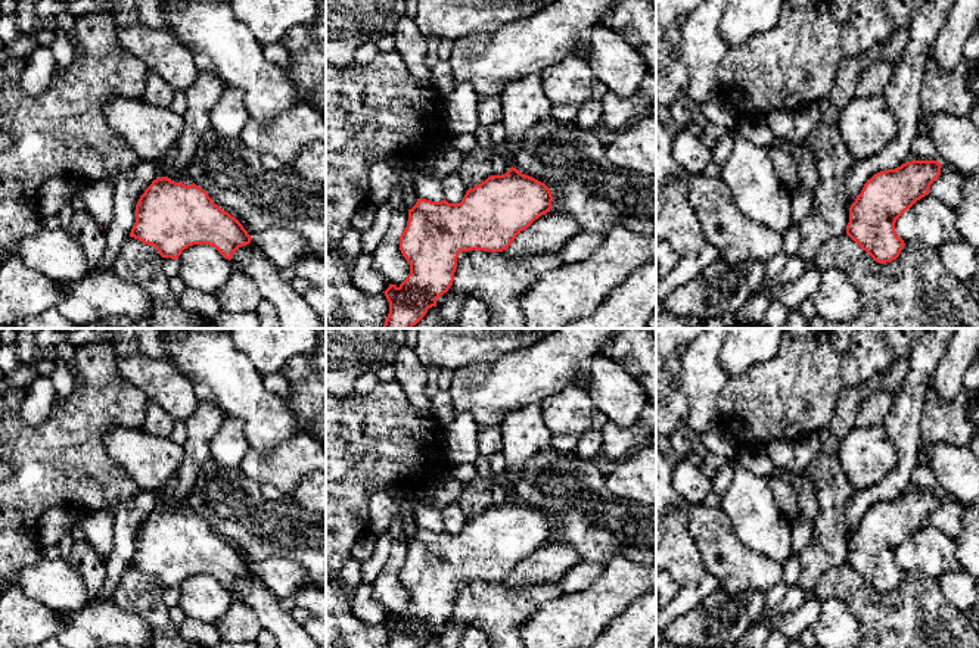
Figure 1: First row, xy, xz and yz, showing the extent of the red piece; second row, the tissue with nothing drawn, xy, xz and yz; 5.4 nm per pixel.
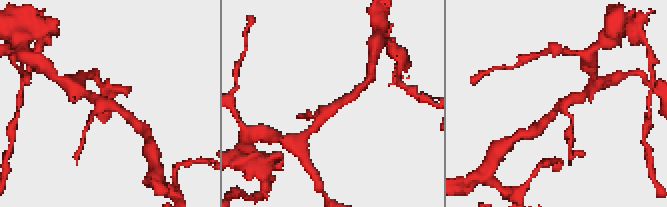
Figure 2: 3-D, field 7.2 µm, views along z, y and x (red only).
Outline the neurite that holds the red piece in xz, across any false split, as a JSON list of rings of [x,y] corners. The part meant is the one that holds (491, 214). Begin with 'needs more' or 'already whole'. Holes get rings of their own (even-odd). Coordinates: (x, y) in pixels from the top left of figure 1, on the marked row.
already whole | [[[513,166],[506,174],[491,175],[469,189],[460,203],[417,199],[408,209],[407,227],[400,236],[400,250],[410,264],[410,274],[398,287],[389,284],[383,292],[389,302],[383,328],[413,328],[451,287],[460,252],[506,250],[520,231],[550,212],[551,200],[551,191],[544,183]]]

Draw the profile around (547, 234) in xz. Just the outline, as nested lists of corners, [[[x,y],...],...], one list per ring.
[[[550,211],[520,231],[506,253],[509,259],[529,253],[559,253],[579,233],[581,227],[574,218]]]

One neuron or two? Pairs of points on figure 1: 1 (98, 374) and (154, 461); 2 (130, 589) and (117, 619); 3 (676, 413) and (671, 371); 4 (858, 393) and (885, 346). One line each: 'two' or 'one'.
1: two
2: two
3: one
4: two

